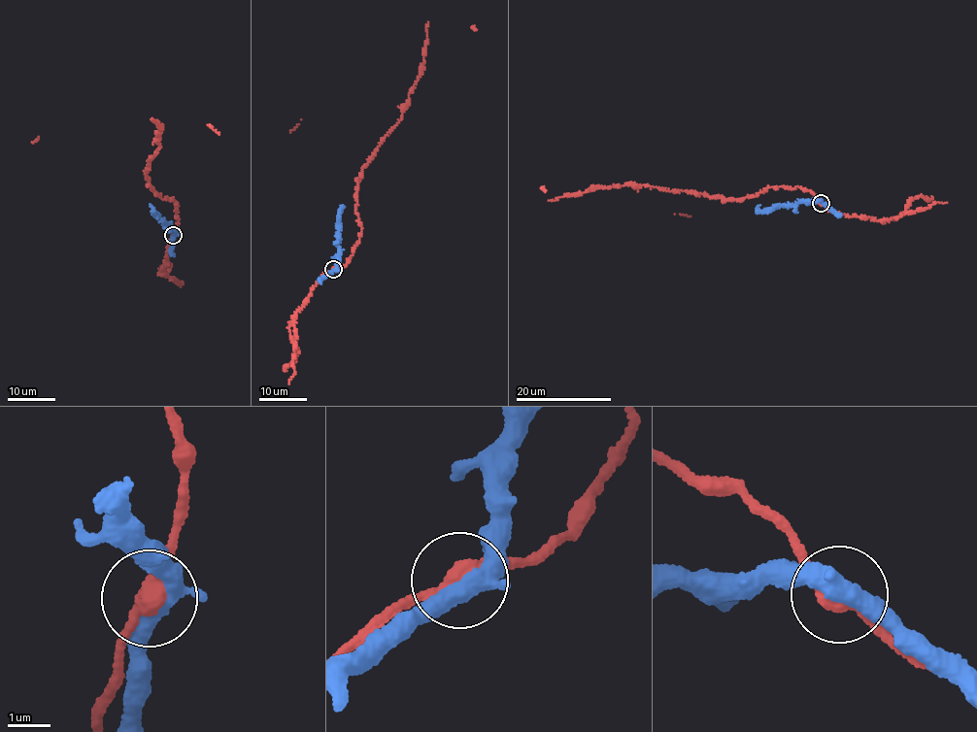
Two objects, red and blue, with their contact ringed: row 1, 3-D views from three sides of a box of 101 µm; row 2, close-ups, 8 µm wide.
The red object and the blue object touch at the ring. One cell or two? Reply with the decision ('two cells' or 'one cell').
one cell

